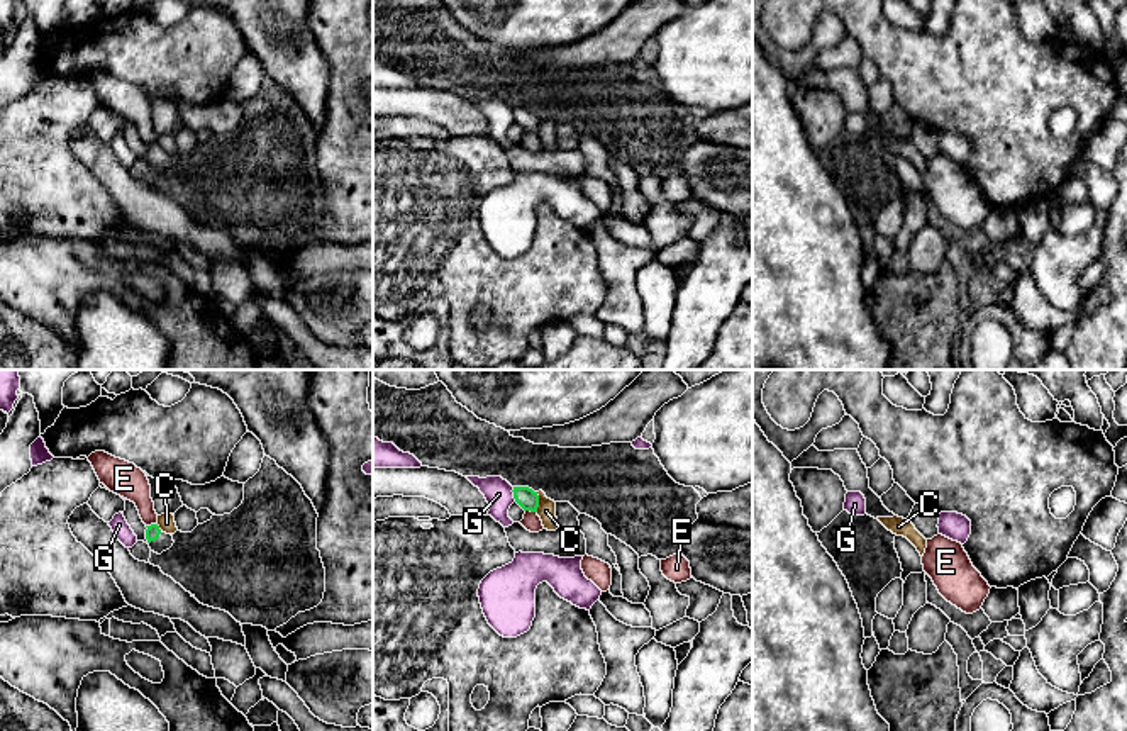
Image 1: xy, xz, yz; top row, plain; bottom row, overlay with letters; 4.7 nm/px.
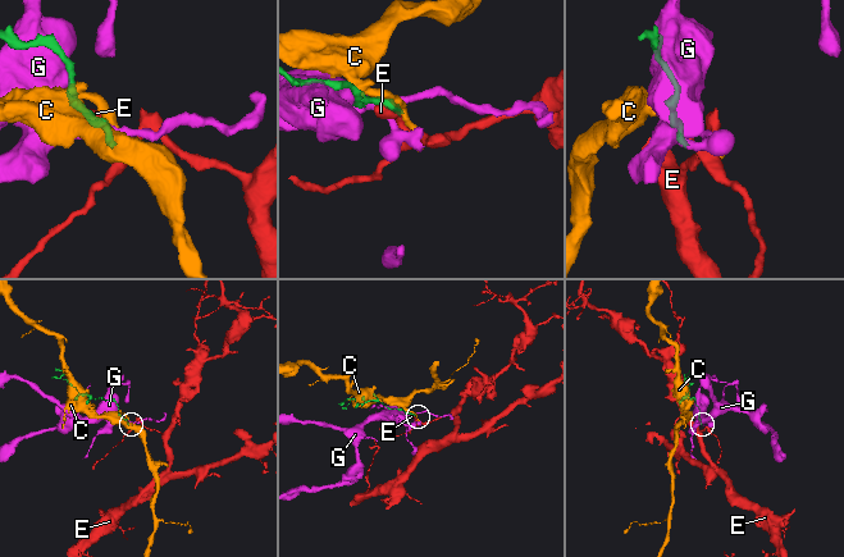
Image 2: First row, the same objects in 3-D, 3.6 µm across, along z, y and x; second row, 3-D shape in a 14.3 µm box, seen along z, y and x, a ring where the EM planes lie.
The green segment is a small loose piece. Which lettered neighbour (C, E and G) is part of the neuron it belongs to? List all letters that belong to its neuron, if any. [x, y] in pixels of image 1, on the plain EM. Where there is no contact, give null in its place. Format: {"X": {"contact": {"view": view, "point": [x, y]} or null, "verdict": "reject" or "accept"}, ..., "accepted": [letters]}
{"C": {"contact": {"view": "xz", "point": [538, 122]}, "verdict": "reject"}, "E": {"contact": {"view": "xz", "point": [531, 131]}, "verdict": "reject"}, "G": {"contact": {"view": "xz", "point": [514, 114]}, "verdict": "reject"}, "accepted": []}

